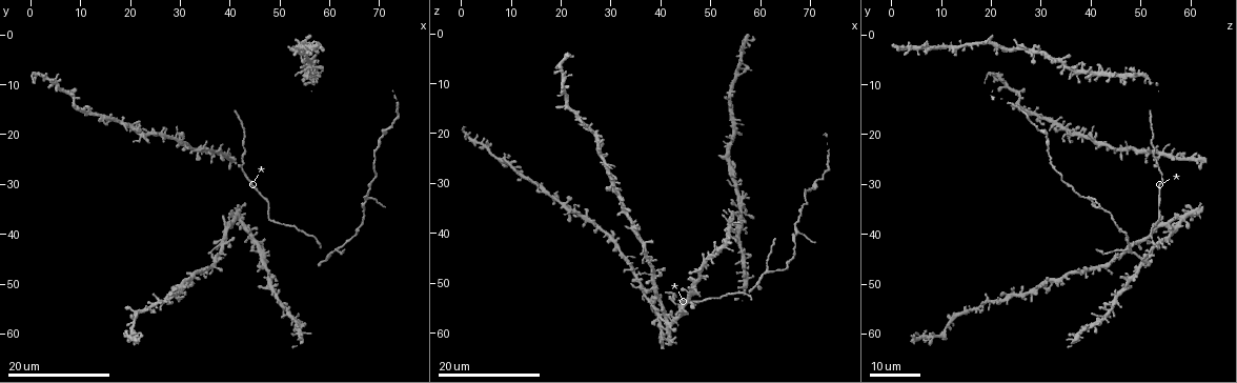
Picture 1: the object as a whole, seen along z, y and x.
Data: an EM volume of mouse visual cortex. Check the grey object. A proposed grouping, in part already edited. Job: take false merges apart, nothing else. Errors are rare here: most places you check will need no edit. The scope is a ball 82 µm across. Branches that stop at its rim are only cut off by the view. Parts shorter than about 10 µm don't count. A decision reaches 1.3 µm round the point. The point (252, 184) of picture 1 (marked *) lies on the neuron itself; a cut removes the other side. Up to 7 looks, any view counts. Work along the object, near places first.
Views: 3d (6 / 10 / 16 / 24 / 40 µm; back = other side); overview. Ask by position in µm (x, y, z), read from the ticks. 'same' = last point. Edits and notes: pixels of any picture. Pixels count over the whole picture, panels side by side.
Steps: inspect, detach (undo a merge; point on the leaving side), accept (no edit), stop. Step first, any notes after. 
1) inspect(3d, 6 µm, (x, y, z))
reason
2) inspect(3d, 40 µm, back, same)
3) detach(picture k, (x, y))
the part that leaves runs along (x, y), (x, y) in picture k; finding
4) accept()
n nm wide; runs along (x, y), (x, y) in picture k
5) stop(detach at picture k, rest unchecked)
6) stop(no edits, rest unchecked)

inspect(3d, 16 µm, (48.5, 37.5, 54.0))

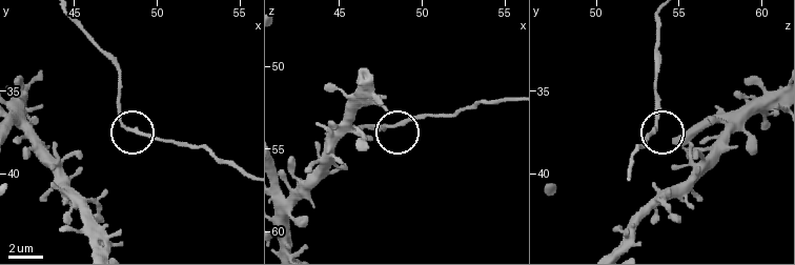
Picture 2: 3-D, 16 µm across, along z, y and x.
inspect(3d, 6 µm, (47.9, 37.1, 53.7))

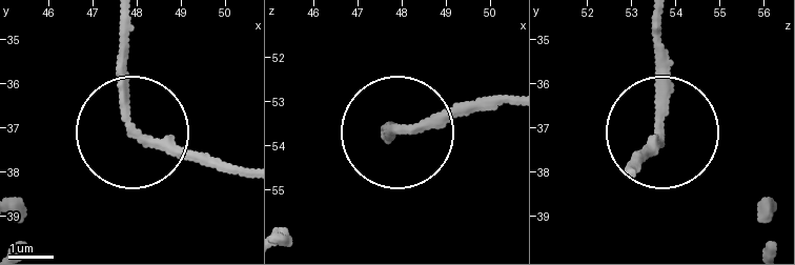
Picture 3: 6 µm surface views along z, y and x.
accept()
runs along (653, 25), (660, 131), (631, 168) in picture 3; all the same neuron

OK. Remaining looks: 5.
inspect(3d, 16 µm, (38.5, 24.0, 54.0))

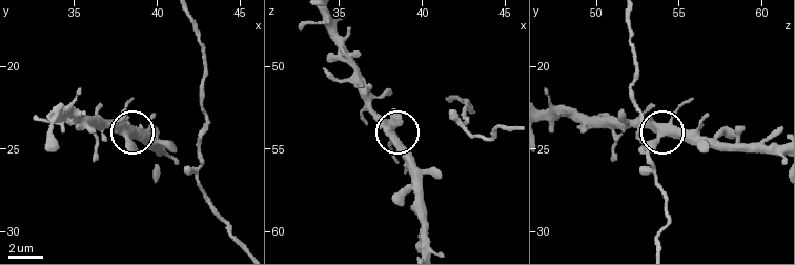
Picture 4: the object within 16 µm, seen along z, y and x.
inspect(3d, 6 µm, (38.1, 23.6, 54.2))

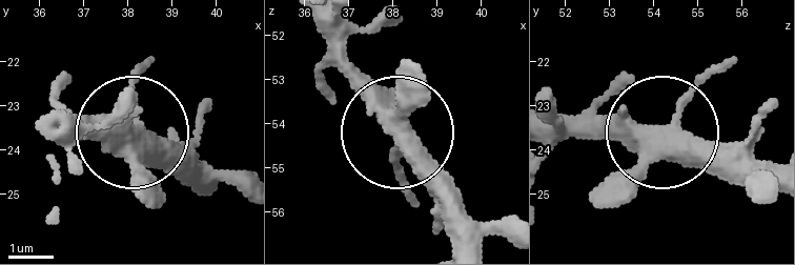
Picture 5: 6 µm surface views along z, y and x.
accept()
all the same neuron

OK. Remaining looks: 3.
inspect(3d, 24 µm, (42.0, 17.0, 52.0))
abrupt turn

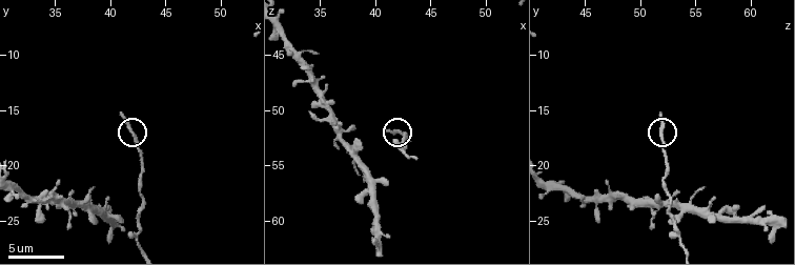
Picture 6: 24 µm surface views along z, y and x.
inspect(3d, 10 µm, (42.0, 17.2, 51.8))
closer look

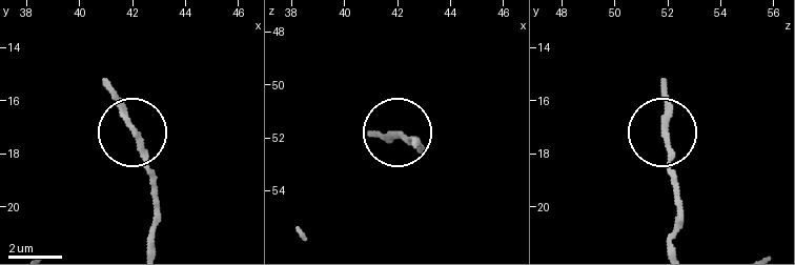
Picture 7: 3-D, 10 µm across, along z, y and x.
inspect(3d, 10 µm, back, (42.0, 17.1, 51.9))

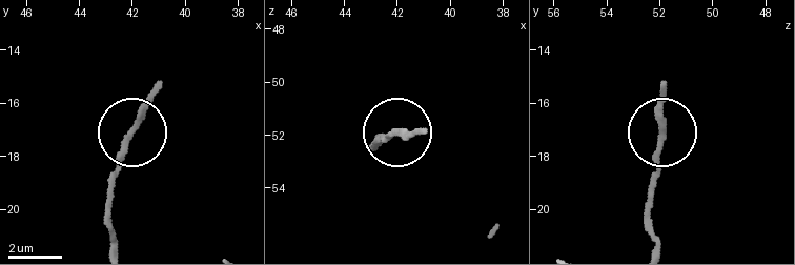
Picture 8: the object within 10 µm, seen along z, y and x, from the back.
accept()
runs along (113, 245), (113, 178), (130, 133) in picture 8; one neuron here

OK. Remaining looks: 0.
stop(no edits, rest unchecked)

